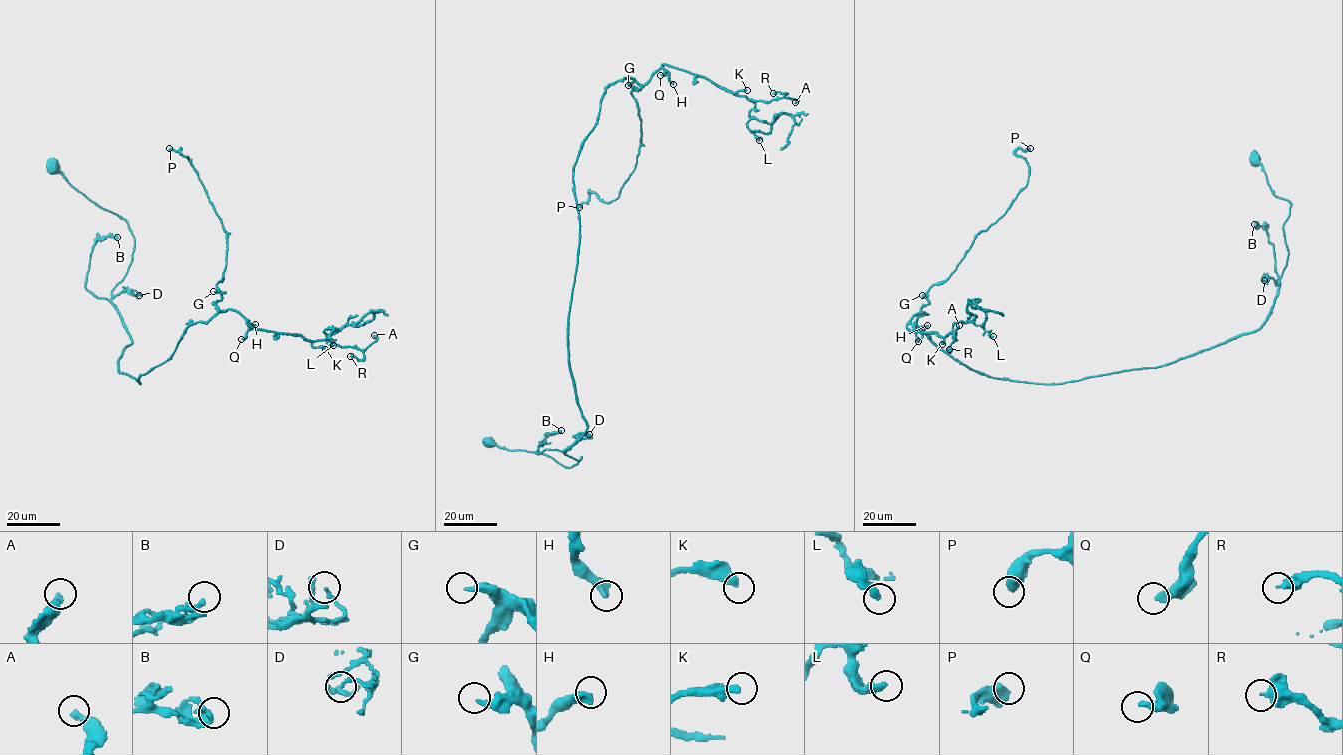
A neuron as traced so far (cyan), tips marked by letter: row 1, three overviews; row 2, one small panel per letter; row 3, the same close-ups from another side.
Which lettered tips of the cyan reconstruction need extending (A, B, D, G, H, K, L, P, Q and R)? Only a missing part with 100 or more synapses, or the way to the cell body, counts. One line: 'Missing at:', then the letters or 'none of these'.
Missing at: none of these

